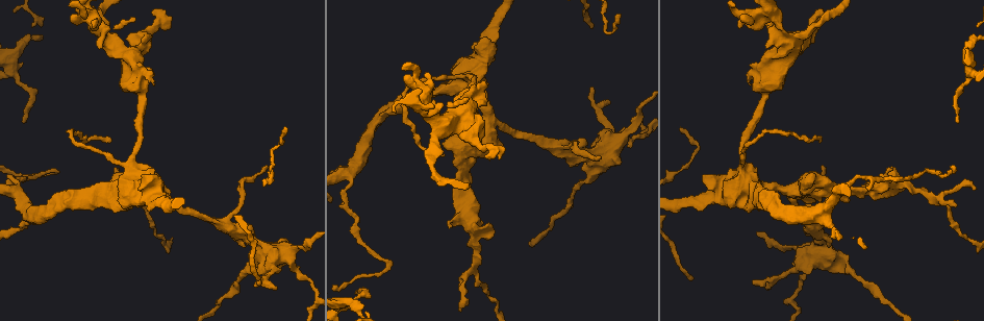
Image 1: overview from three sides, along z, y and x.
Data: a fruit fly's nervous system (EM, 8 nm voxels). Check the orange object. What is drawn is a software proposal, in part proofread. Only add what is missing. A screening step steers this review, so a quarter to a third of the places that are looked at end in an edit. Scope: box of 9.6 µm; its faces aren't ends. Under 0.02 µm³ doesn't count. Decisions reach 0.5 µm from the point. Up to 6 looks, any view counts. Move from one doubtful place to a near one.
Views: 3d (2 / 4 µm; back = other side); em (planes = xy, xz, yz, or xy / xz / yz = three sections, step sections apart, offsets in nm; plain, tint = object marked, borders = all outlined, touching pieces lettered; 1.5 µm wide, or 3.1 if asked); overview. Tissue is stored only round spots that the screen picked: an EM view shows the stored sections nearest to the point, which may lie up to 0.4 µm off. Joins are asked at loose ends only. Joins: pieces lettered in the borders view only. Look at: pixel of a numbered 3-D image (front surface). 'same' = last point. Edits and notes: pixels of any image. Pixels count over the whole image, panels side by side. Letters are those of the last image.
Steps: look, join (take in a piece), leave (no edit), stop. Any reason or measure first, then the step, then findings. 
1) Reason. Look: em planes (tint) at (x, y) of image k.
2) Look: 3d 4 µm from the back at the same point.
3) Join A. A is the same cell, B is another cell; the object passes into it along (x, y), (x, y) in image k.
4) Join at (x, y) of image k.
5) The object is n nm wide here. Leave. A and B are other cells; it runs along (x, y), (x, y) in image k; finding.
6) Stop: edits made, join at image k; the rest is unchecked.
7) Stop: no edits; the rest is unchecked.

Thin end. Look: 3d 4 µm from the back at (958, 122) of image 1.

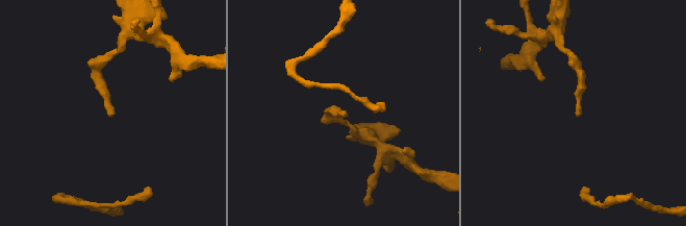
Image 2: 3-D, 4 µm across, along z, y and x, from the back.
Look: em planes (borders) at (579, 114) of image 2.

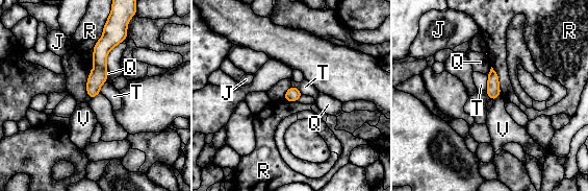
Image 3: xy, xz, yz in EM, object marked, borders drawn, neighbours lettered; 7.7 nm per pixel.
The object is 100 nm wide here. Leave. J, Q, R, T and V are other cells; it runs along (107, 31), (91, 94) in image 3; none of them fits.

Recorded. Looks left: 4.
Thick end. Look: 3d 4 µm from the back at (456, 137) of image 1.

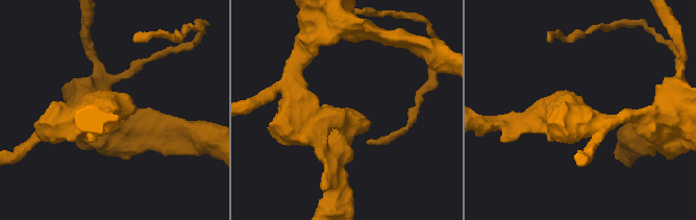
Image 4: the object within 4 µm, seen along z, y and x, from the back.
Look: em xz step 8 (borders) at (343, 113) of image 4.

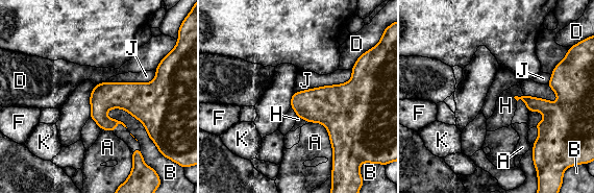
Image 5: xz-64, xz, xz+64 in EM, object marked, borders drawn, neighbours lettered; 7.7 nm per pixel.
Another direction. Look: em planes (borders) at the same point.

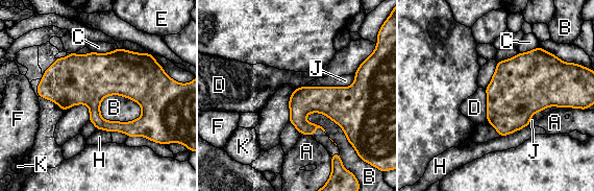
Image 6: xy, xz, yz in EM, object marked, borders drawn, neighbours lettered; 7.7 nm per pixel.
Leave. A, B, C, D, E, F, H, J and K are other cells; a border runs along (485, 89), (486, 119), (488, 121) in image 6; none of them fits.

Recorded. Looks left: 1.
Stop: no edits; the rest is unchecked.

